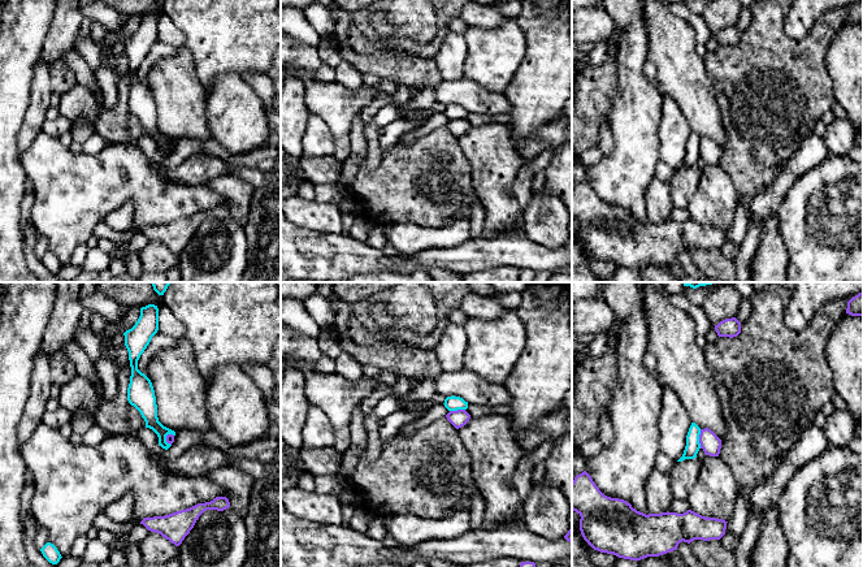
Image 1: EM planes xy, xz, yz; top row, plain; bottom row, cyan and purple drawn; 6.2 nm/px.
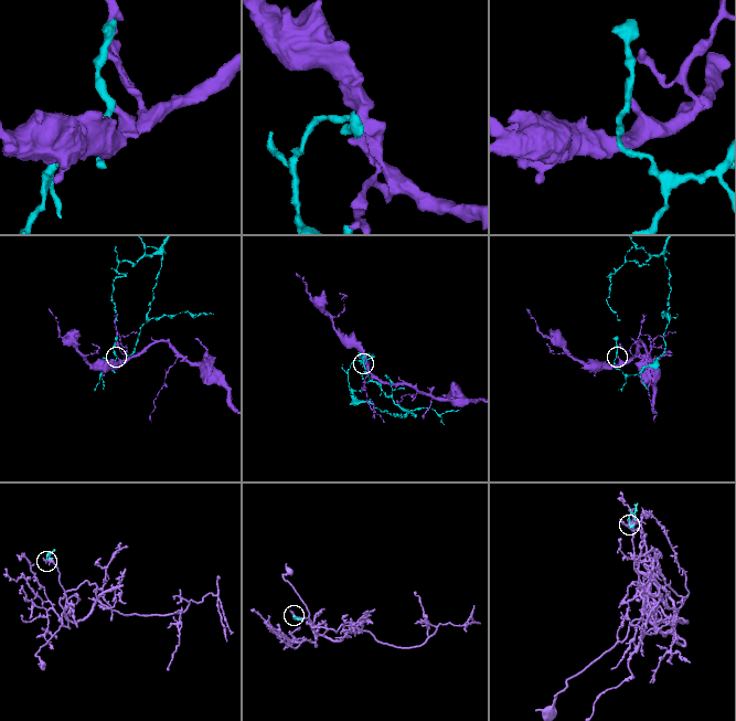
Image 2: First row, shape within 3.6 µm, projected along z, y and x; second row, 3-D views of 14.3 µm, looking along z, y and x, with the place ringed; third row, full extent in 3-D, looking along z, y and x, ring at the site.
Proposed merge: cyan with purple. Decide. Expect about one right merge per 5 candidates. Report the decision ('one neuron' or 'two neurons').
two neurons

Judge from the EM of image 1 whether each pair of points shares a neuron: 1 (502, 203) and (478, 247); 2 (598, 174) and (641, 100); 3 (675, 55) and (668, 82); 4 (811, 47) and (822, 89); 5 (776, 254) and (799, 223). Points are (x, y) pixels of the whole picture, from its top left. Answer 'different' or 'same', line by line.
1: different
2: same
3: same
4: same
5: different

